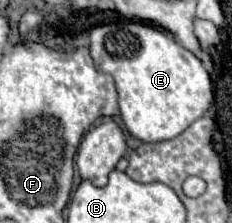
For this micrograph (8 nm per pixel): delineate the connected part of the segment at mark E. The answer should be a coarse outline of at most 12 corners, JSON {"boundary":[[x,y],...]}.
{"boundary":[[145,24],[89,30],[119,116],[165,142],[213,104],[201,60]]}

